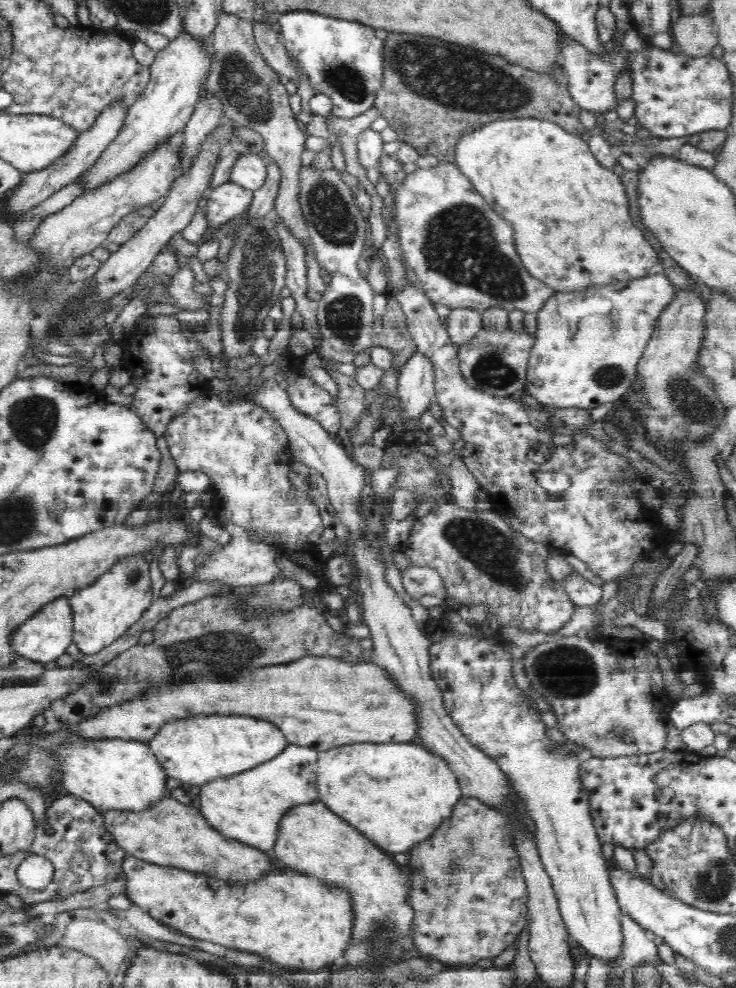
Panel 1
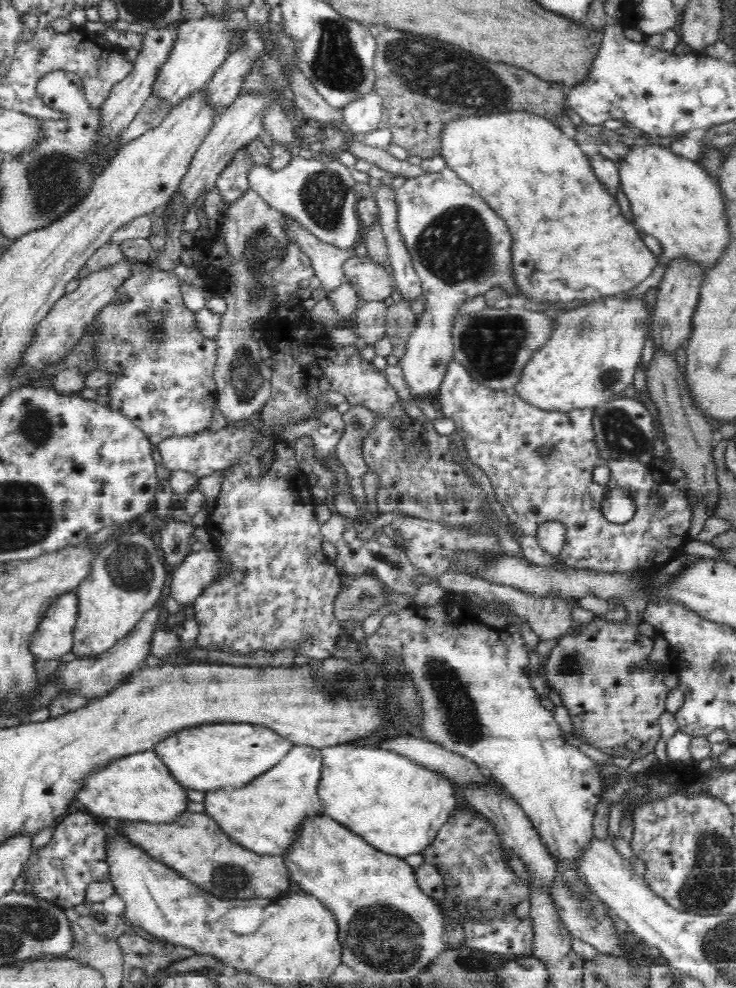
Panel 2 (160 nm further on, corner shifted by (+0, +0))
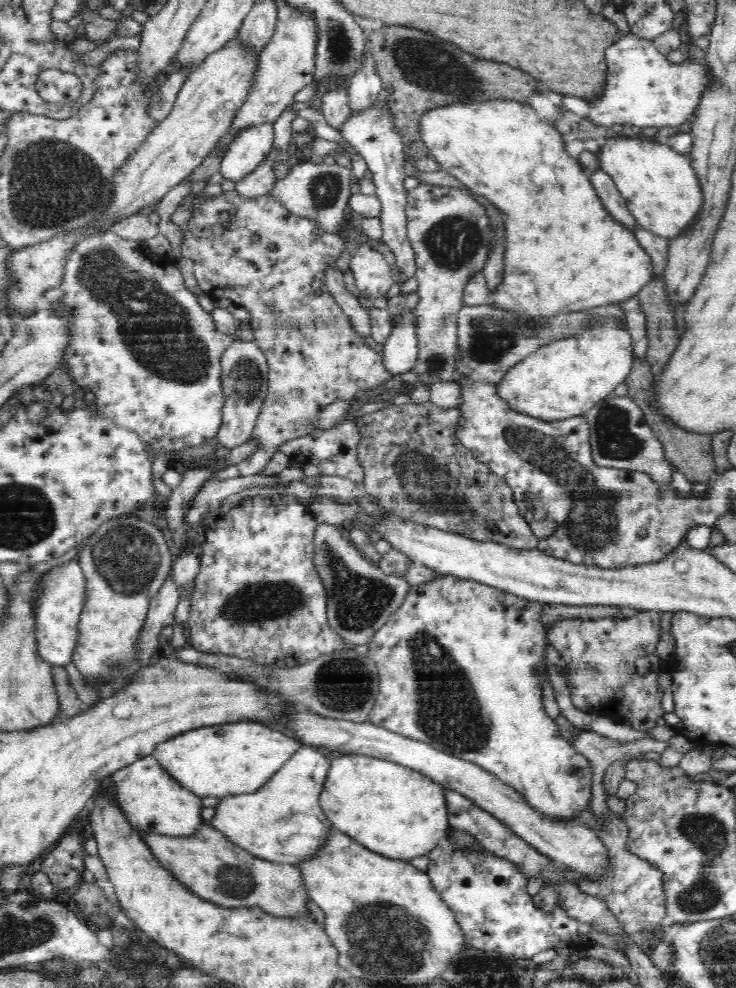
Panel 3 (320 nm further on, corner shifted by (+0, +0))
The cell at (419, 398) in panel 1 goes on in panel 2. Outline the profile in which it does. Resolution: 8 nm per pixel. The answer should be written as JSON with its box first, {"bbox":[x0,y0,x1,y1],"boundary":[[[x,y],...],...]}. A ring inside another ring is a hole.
{"bbox":[396,166,523,399],"boundary":[[[447,166],[439,172],[425,173],[424,176],[416,176],[406,179],[405,183],[396,190],[396,222],[397,230],[400,231],[400,236],[404,239],[404,246],[408,247],[408,254],[412,256],[412,266],[415,268],[416,274],[421,280],[421,288],[423,289],[424,298],[426,298],[424,312],[417,315],[417,322],[414,330],[410,334],[404,356],[399,360],[399,365],[402,367],[404,379],[410,387],[411,395],[414,399],[435,397],[445,378],[445,373],[448,371],[450,361],[455,361],[454,345],[452,344],[452,326],[454,326],[455,316],[458,315],[460,305],[468,299],[475,298],[478,295],[485,295],[492,287],[502,287],[504,294],[510,295],[514,303],[523,302],[522,289],[515,283],[514,268],[512,268],[512,236],[508,232],[506,221],[495,211],[490,208],[489,204],[484,202],[484,199],[476,194],[476,191],[467,183],[464,182],[451,168]]]}

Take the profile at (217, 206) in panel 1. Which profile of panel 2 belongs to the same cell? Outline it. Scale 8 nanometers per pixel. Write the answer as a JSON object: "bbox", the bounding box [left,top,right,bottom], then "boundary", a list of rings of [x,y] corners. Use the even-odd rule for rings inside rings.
{"bbox":[215,147,254,204],"boundary":[[[242,147],[217,178],[215,186],[221,192],[222,201],[232,204],[250,189],[248,170],[254,166],[248,147]]]}

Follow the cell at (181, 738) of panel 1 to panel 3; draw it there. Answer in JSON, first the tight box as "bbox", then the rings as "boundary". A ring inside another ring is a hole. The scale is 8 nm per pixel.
{"bbox":[152,721,302,797],"boundary":[[[254,721],[198,727],[157,744],[152,756],[184,788],[199,797],[226,797],[256,792],[266,784],[302,744],[291,734]]]}

